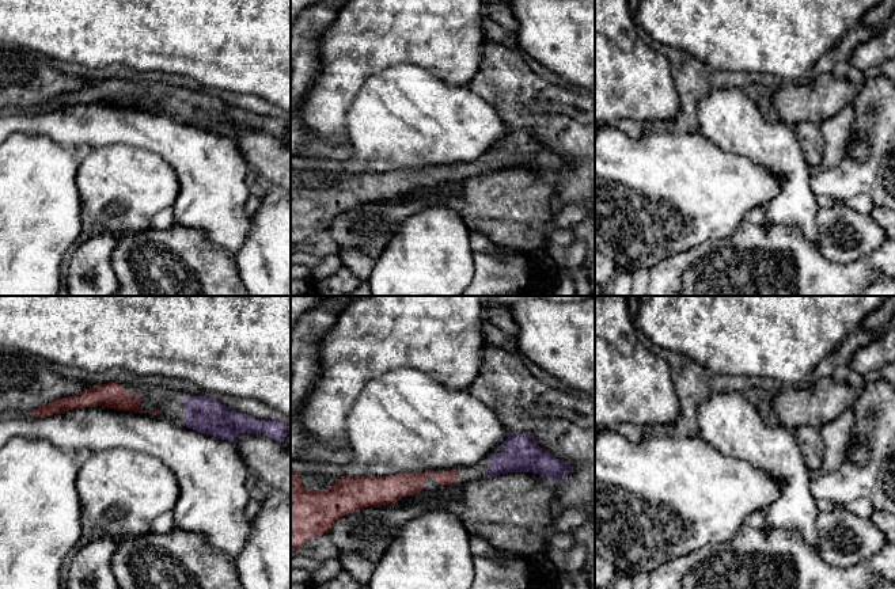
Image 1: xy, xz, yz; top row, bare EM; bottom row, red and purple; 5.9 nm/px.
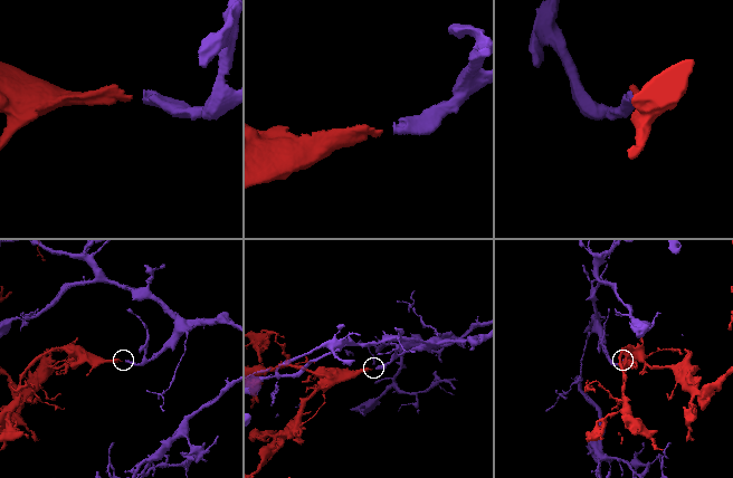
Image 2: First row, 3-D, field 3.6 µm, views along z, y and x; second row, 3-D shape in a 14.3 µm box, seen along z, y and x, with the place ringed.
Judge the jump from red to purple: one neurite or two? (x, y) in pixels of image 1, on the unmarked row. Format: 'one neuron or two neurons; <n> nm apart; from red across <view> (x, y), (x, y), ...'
one neuron; 160 nm apart; from red across xy (158, 106), (185, 106)

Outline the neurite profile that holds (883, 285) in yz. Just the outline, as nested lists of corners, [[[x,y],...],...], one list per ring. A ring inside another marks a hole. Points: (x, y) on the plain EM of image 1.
[[[876,278],[860,296],[895,296],[895,278]]]

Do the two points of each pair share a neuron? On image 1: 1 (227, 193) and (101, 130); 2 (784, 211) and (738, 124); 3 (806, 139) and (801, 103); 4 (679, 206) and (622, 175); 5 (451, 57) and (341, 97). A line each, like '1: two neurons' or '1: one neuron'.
1: one neuron
2: one neuron
3: two neurons
4: one neuron
5: one neuron

